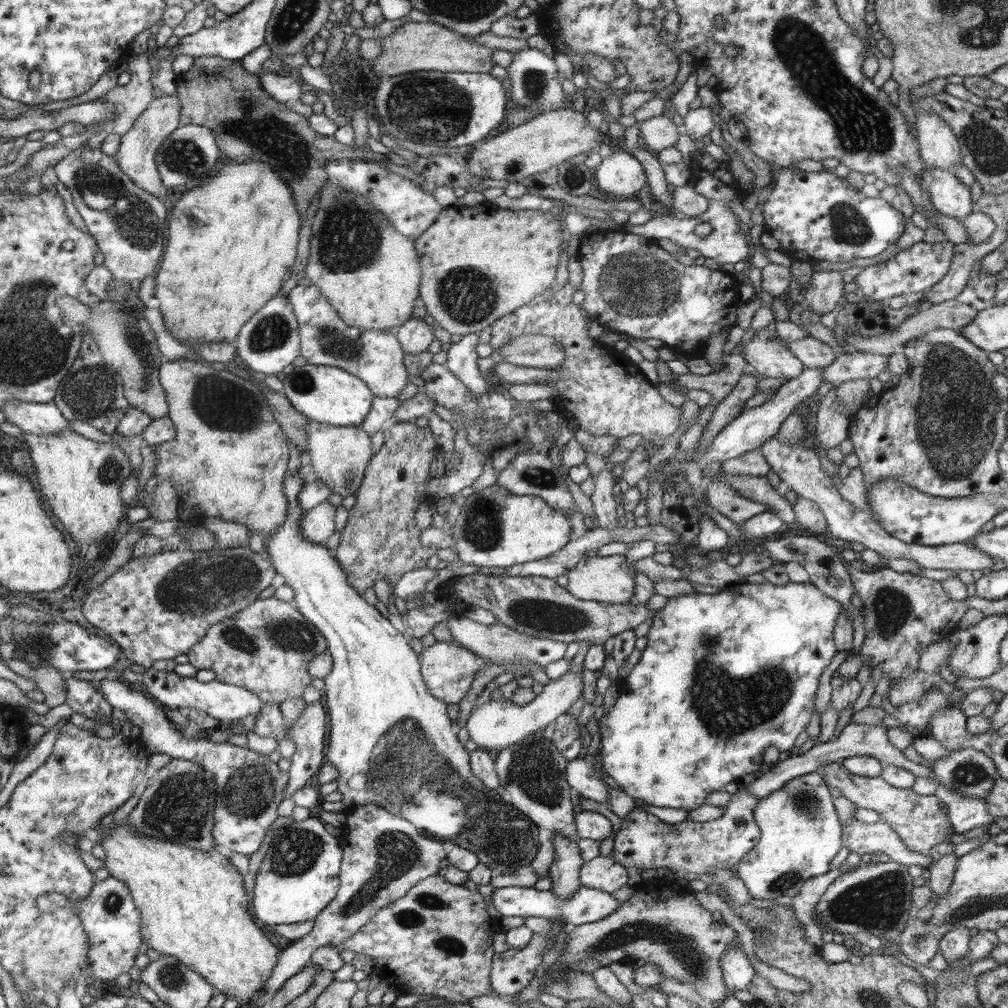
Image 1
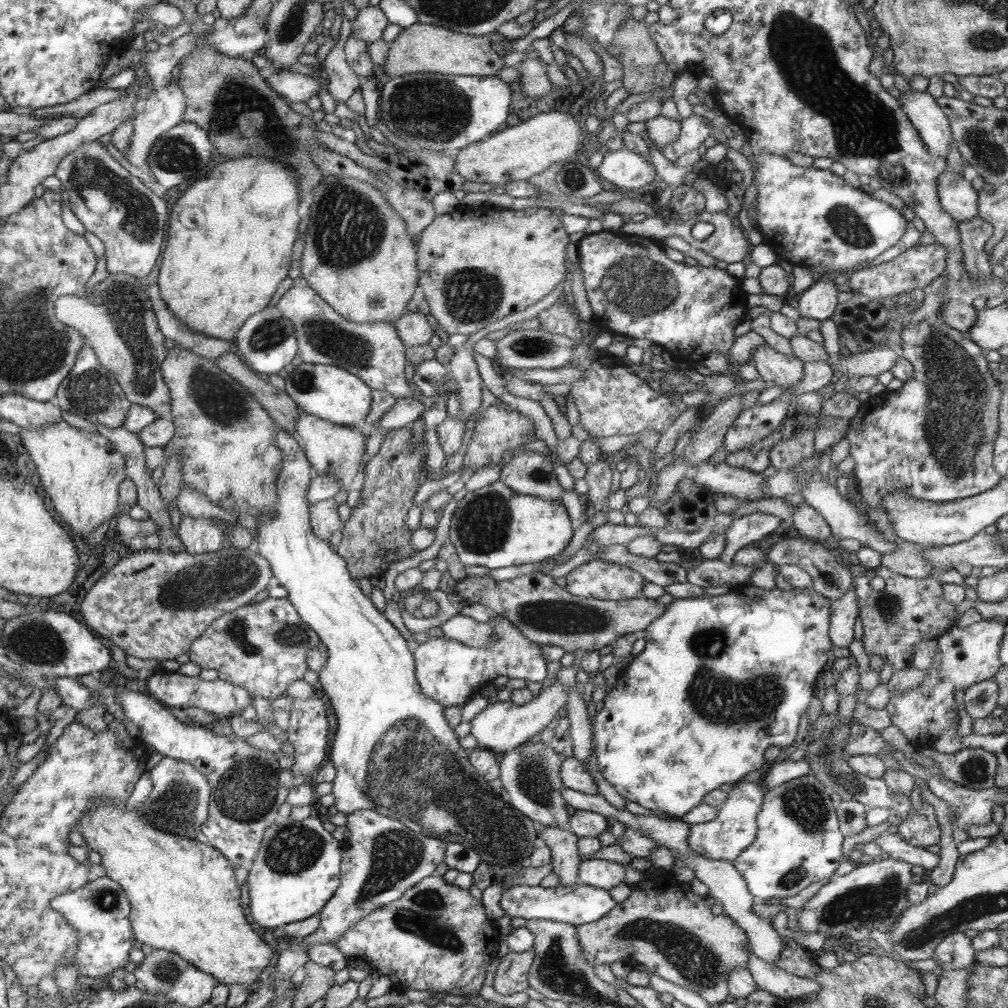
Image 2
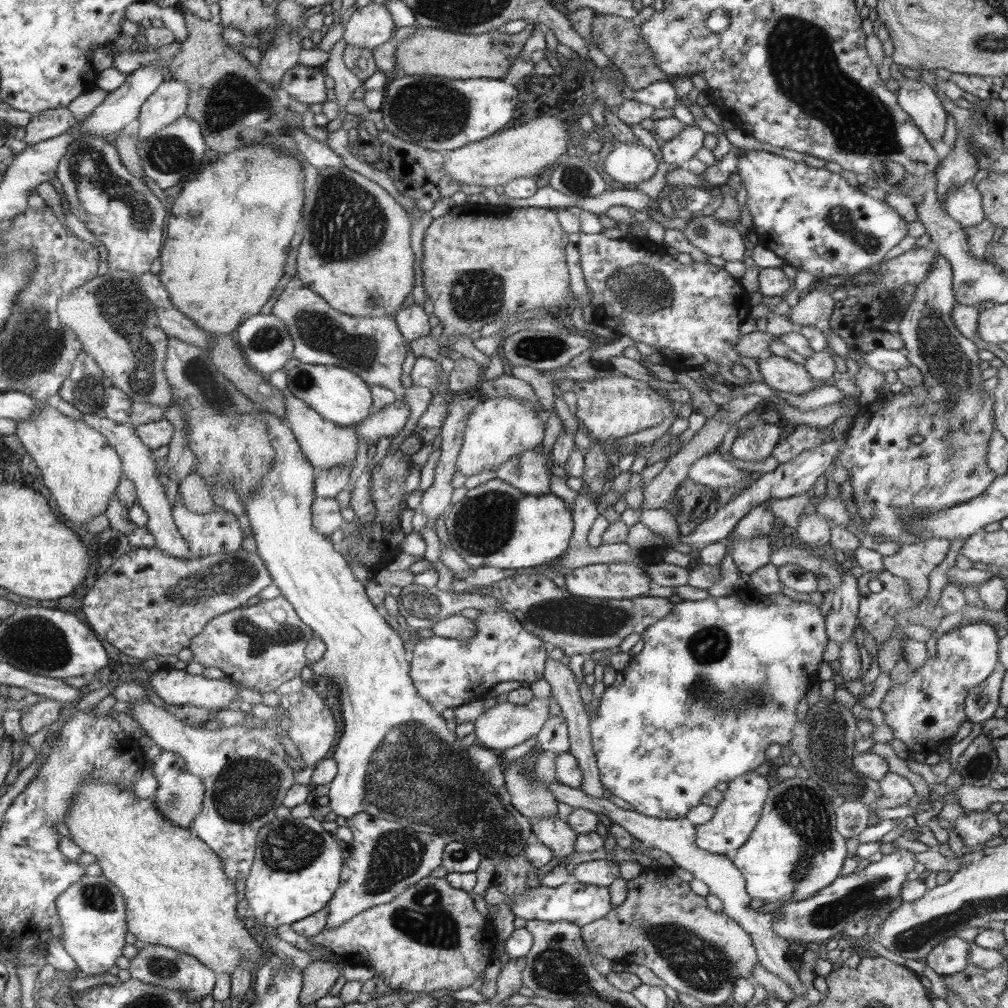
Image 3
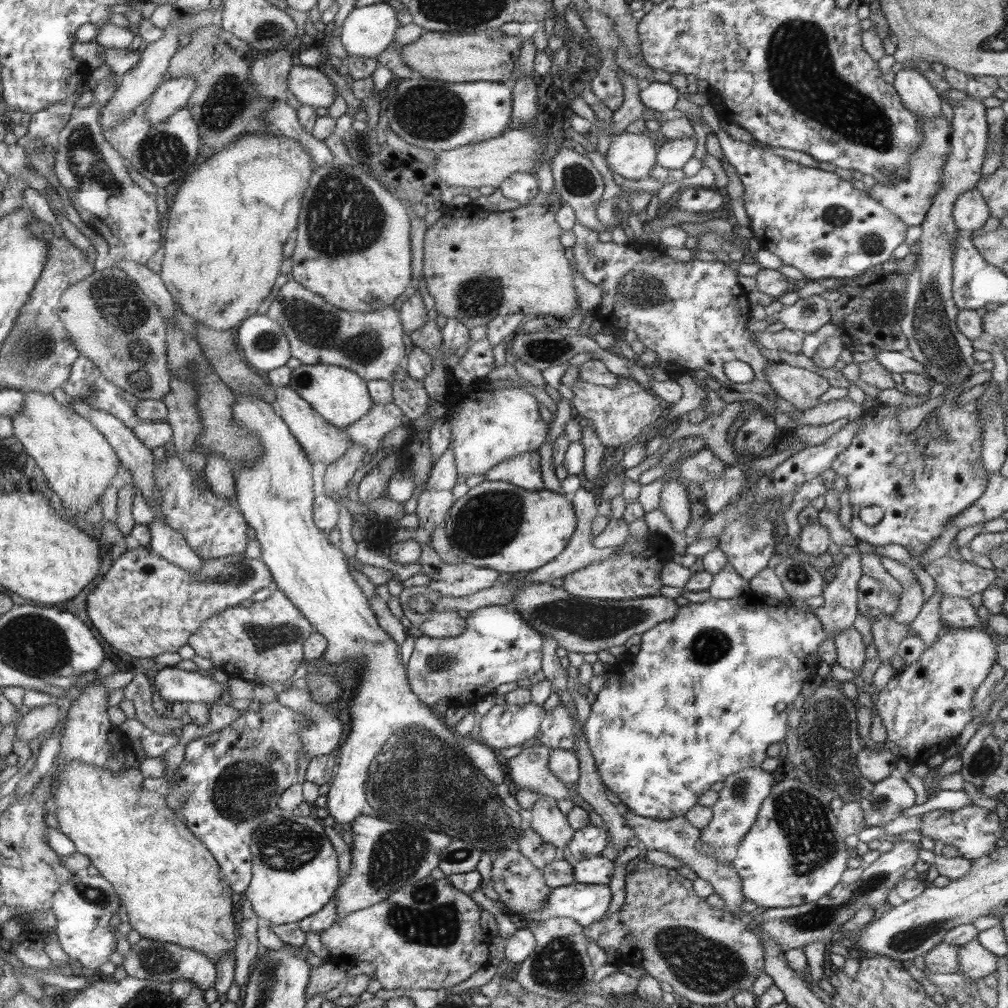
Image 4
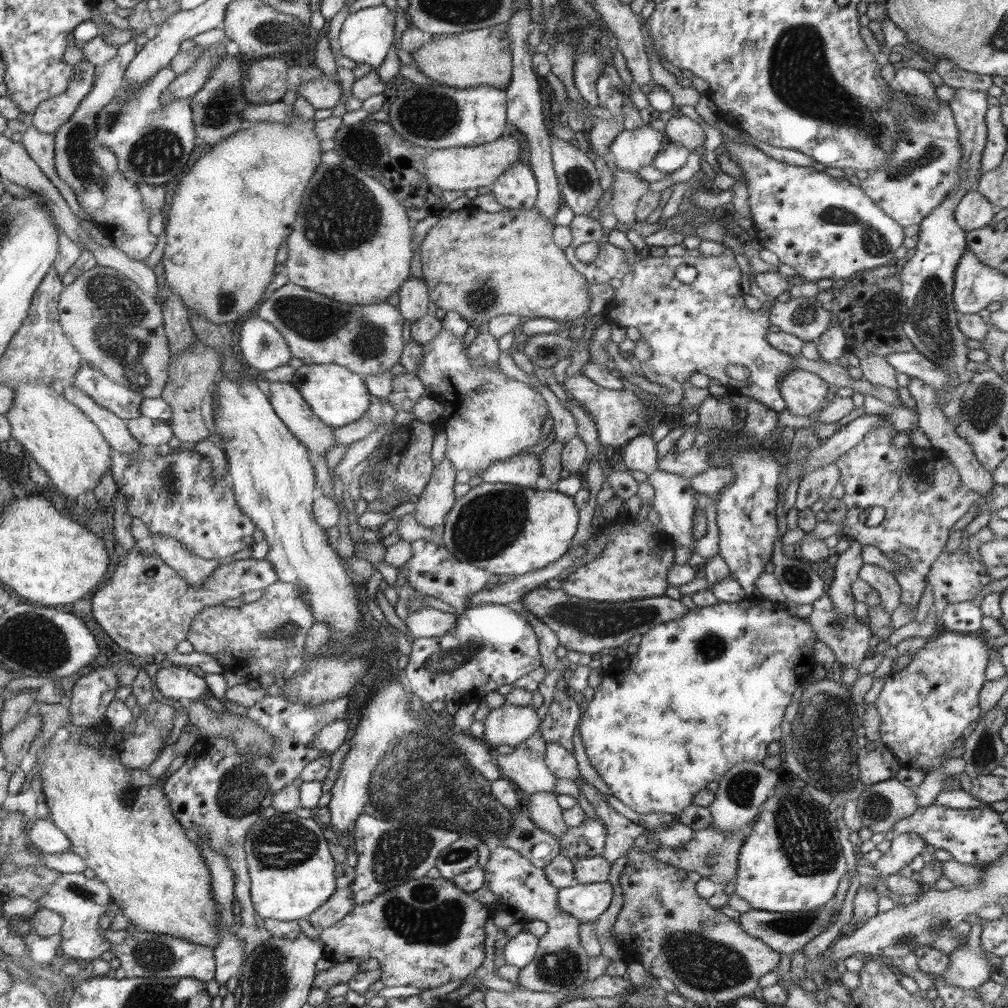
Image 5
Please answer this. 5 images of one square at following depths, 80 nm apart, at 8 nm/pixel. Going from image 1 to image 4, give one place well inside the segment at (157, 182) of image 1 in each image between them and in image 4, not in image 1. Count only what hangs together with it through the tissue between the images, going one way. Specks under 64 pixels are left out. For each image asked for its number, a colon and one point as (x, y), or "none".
2: (165, 109)
3: (168, 102)
4: (172, 95)

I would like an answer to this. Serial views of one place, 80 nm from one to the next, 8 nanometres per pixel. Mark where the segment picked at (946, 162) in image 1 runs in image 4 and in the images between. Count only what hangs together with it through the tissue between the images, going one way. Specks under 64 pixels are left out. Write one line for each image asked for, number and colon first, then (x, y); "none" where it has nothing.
2: (922, 110)
3: (917, 98)
4: (919, 97)

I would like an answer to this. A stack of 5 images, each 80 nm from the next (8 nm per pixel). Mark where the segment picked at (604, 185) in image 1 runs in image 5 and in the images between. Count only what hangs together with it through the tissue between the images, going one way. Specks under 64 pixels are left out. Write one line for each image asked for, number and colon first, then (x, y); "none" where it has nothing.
2: (622, 169)
3: (629, 163)
4: (632, 156)
5: (633, 150)

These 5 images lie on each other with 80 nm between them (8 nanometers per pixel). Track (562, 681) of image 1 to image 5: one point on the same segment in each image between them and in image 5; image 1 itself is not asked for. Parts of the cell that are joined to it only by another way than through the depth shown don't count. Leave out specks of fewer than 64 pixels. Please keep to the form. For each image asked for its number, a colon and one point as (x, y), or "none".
2: (502, 726)
3: (505, 725)
4: (504, 725)
5: (508, 724)

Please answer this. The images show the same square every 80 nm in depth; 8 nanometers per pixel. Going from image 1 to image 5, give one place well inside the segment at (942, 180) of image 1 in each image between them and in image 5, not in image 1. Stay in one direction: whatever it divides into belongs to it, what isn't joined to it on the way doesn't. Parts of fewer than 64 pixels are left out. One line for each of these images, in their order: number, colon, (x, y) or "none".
2: (957, 197)
3: (963, 202)
4: (970, 212)
5: (974, 211)

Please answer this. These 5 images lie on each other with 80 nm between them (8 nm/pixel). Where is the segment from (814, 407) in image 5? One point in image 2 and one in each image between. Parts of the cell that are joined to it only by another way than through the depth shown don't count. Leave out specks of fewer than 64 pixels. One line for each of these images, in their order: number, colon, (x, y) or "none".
2: (783, 370)
3: (779, 373)
4: (802, 388)

